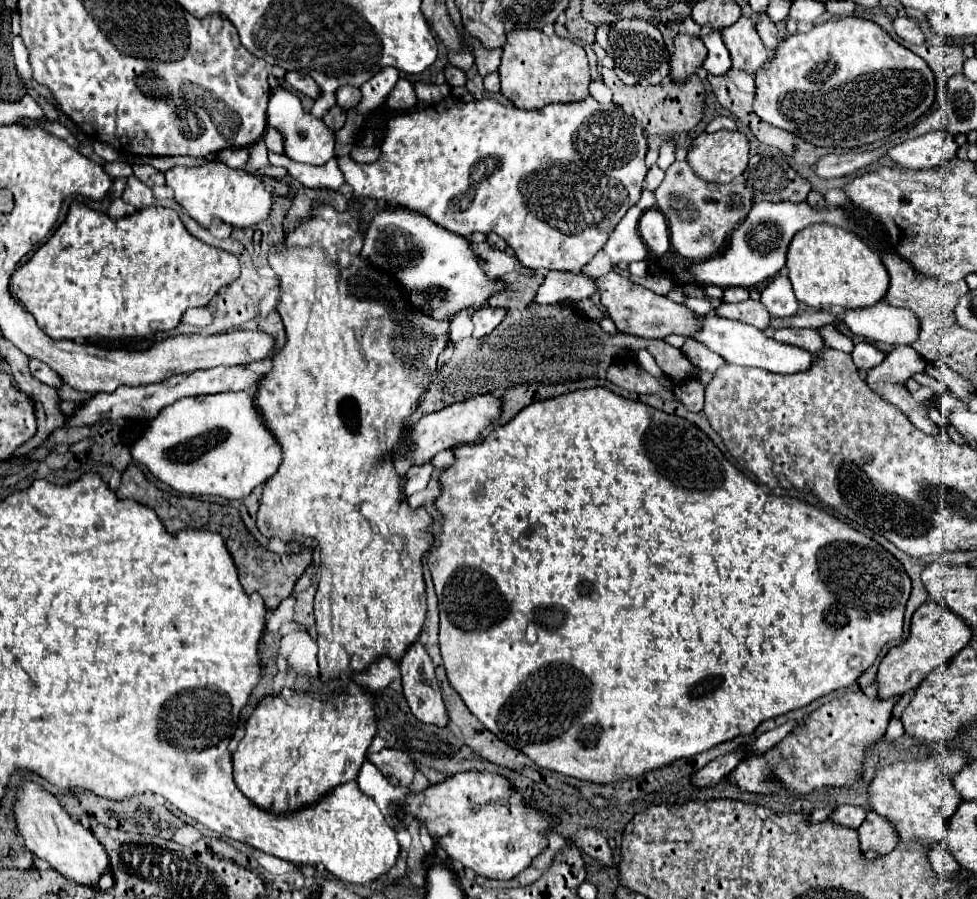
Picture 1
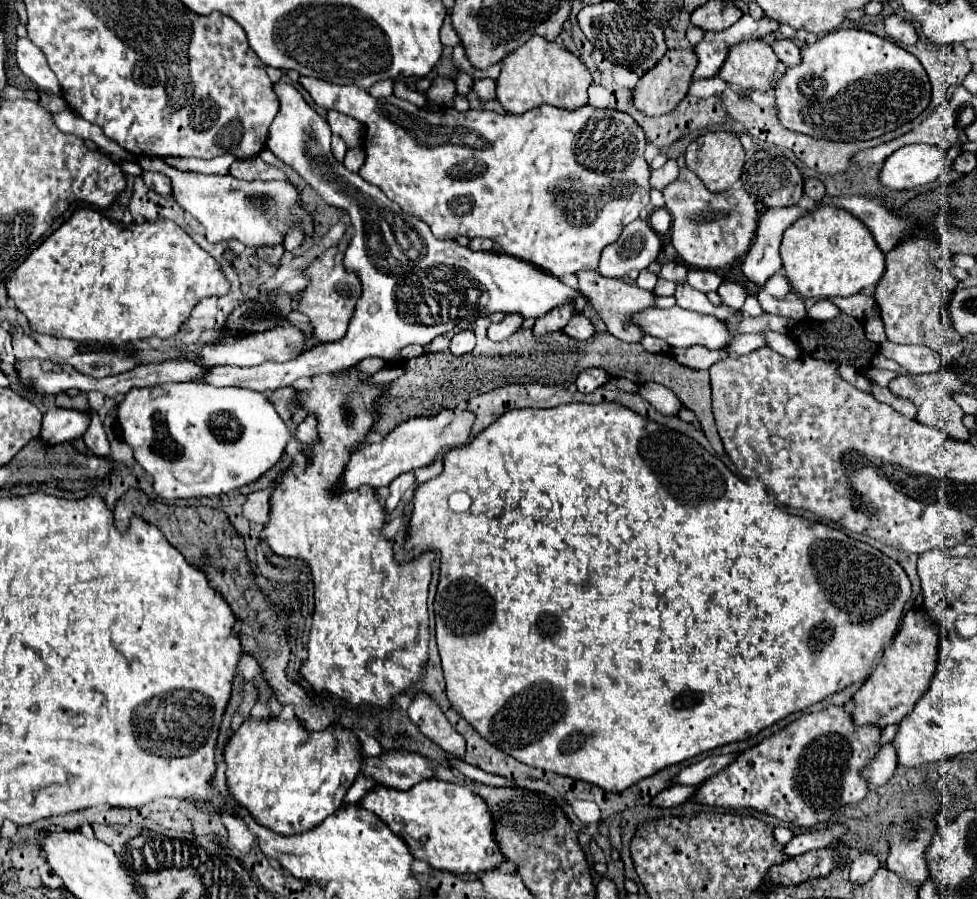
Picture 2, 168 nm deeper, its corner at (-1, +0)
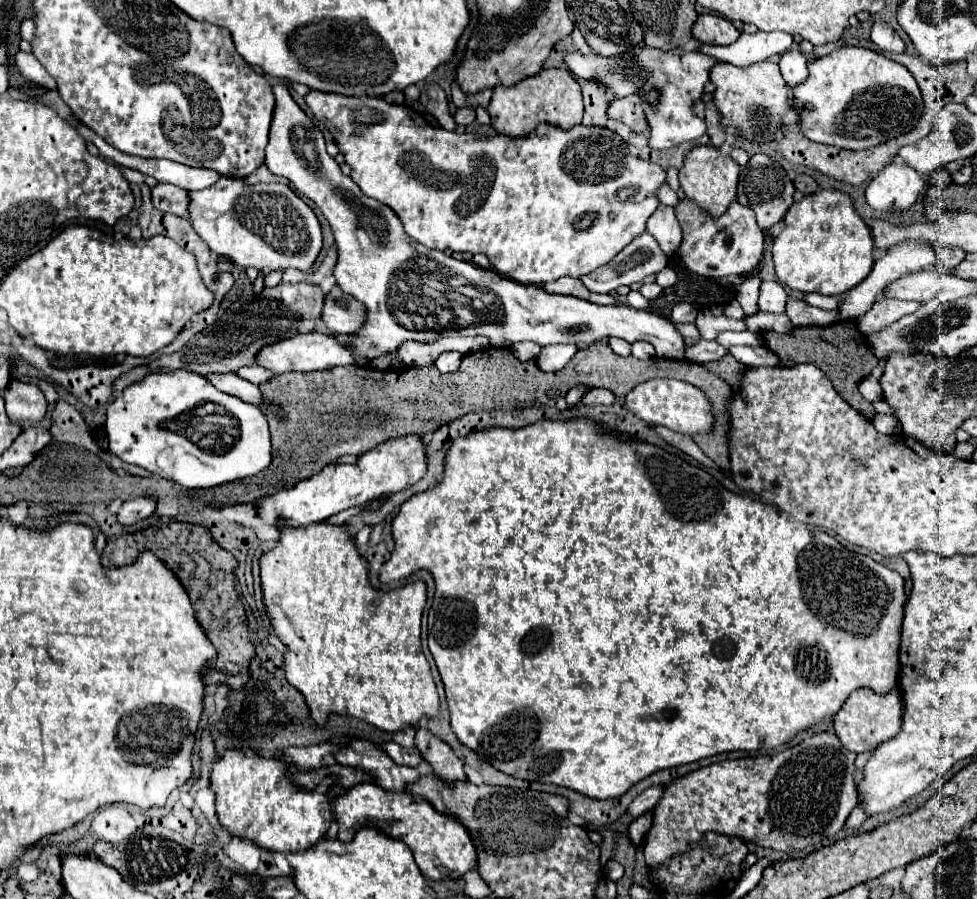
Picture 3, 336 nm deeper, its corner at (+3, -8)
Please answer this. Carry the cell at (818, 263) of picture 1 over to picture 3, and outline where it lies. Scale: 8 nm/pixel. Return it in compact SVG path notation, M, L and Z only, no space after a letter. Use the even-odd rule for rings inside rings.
M822 189L796 201L786 217L784 231L774 239L774 269L782 285L800 293L844 295L860 285L874 267L874 241L868 225L854 211L846 193Z

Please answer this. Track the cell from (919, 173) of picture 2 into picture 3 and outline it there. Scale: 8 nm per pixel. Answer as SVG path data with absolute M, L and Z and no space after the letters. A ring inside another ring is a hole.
M886 165L868 185L866 201L880 211L908 209L924 191L926 179L910 165Z

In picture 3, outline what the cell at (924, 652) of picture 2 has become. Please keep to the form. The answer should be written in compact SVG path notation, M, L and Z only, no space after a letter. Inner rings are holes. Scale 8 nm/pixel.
M862 687L854 691L846 699L842 709L834 715L834 727L846 749L854 753L876 749L882 741L888 741L890 737L898 735L898 729L902 729L902 693L898 693L898 687L888 691L886 695L872 693L872 689Z

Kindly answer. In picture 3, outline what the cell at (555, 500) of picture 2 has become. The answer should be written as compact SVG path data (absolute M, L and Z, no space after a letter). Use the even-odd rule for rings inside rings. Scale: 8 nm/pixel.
M568 419L568 421L538 421L534 425L526 425L526 429L484 429L482 433L472 433L470 437L462 437L454 441L450 447L450 453L446 453L444 461L444 479L424 491L412 495L408 501L402 503L398 515L392 521L392 537L394 537L394 549L390 559L382 565L380 569L380 581L392 581L392 579L404 579L418 571L418 569L428 569L434 575L436 581L436 595L432 603L432 613L428 613L428 647L430 653L438 665L442 683L446 687L446 701L452 717L452 729L456 737L476 751L484 761L494 765L506 775L520 777L526 781L540 781L540 783L554 783L560 787L574 789L582 795L588 795L592 799L616 799L622 797L632 785L638 781L646 779L648 775L686 765L704 757L712 757L718 753L726 751L758 751L758 749L772 749L788 739L792 739L796 733L820 723L826 717L832 717L838 713L838 709L844 705L848 695L860 687L870 687L876 693L886 693L892 687L896 687L898 679L898 645L900 645L900 635L902 635L902 617L904 617L904 605L906 605L906 593L904 593L904 579L876 563L874 559L866 555L858 555L848 551L840 541L830 537L828 533L808 527L802 523L788 521L782 517L778 509L774 509L768 503L750 499L746 495L736 495L728 491L718 479L714 479L708 471L704 471L698 465L688 463L686 459L668 453L656 445L650 445L642 439L626 439L620 433L608 429L606 425L594 421L594 419Z

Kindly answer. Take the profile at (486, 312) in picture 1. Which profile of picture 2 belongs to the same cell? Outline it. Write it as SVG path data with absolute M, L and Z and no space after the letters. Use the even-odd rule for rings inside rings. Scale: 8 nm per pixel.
M460 331L458 335L452 337L452 345L450 345L450 353L452 355L464 355L470 353L476 345L476 337L472 331Z

